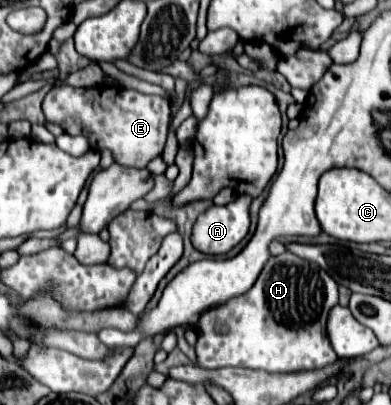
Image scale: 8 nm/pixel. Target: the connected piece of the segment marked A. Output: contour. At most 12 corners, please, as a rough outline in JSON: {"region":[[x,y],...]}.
{"region":[[250,195],[198,215],[192,243],[224,255],[250,229]]}

